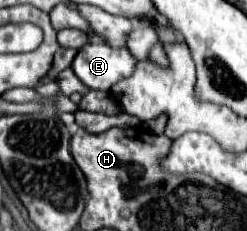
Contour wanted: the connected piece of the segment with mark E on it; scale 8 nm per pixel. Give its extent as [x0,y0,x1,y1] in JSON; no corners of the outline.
[73,44,135,92]

